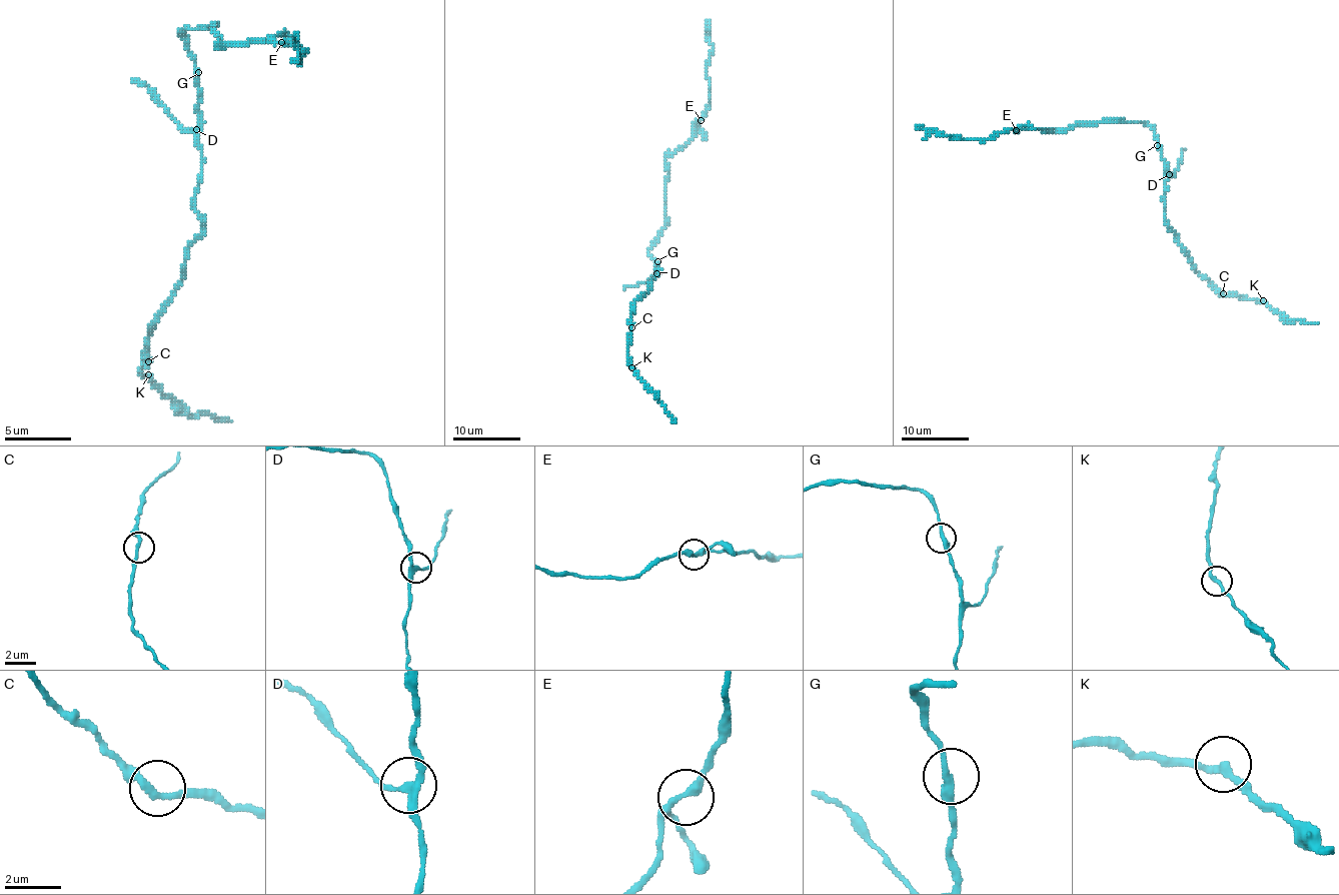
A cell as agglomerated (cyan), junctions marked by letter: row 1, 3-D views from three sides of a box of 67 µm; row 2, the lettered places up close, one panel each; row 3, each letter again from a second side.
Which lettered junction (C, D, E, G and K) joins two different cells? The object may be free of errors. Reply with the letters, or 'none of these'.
D

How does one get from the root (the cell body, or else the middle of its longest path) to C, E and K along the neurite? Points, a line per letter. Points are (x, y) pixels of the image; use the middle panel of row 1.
C: (655, 263), (659, 273), (635, 302), (631, 327)
E: (655, 263), (649, 249), (666, 224), (666, 157), (692, 139), (694, 127), (701, 120)
K: (655, 263), (659, 273), (631, 310), (628, 343), (628, 363), (631, 367)

